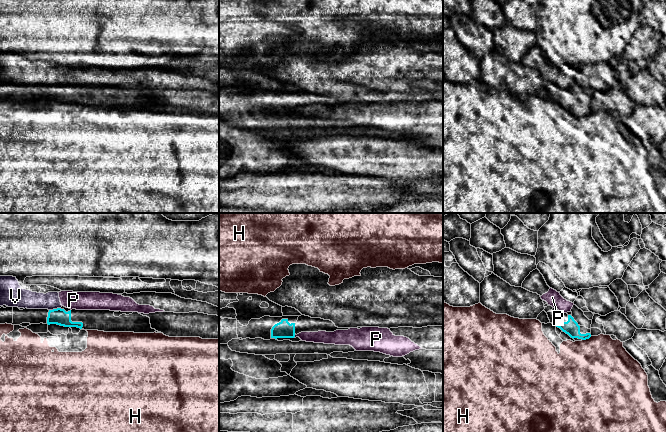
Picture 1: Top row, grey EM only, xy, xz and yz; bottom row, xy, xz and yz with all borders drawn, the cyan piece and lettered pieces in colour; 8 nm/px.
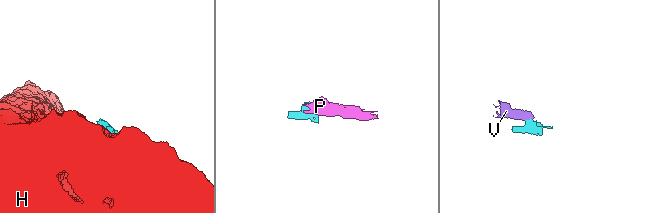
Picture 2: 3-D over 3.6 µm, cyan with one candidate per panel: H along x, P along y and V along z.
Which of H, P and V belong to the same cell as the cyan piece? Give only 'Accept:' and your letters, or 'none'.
Accept: none

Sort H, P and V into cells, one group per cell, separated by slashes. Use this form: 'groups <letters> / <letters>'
groups H / P V

